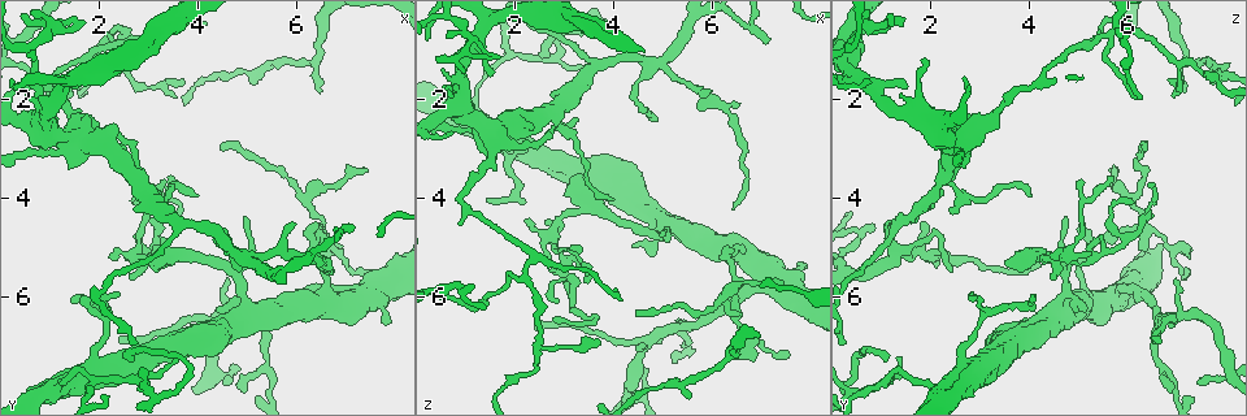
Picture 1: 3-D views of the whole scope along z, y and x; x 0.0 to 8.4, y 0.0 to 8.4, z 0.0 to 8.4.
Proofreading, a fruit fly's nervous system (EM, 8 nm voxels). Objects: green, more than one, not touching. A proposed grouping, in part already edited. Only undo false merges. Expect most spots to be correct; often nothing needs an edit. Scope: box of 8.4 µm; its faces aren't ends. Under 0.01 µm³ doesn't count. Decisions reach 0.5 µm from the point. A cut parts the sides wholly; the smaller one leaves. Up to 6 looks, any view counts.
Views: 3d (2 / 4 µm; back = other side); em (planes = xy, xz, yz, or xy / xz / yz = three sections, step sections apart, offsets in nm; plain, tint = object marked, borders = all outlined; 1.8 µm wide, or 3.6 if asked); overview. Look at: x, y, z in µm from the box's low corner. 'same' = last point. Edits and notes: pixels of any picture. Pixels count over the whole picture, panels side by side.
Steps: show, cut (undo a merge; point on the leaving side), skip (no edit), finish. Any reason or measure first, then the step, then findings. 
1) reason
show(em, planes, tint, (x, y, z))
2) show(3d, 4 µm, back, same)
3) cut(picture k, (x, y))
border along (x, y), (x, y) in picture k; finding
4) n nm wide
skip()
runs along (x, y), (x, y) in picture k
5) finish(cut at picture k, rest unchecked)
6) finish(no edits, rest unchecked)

four or more arms meet
show(em, yz, step 4, tint, (1.35, 2.70, 2.65))

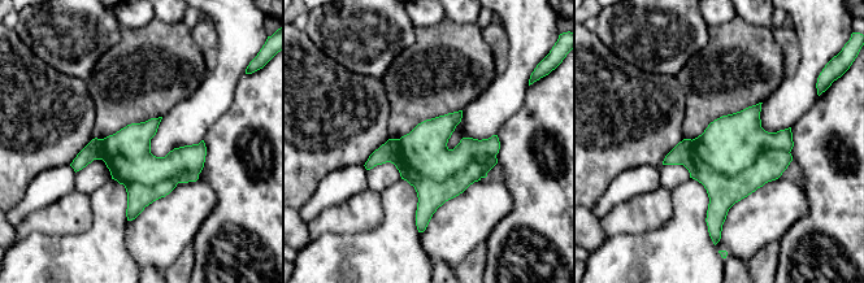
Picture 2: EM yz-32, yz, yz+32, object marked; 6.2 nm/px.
show(em, planes, borders, same)

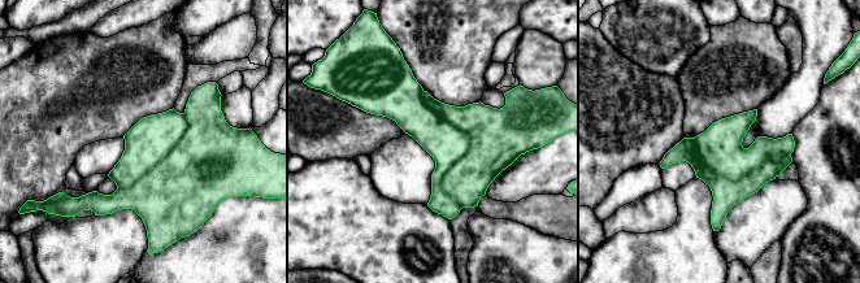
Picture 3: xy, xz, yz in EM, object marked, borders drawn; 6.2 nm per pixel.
cut(picture 3, (498, 136))
border along (422, 91), (461, 208) in picture 3; a second cell is stuck on

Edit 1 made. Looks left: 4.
redraw
show(overview)

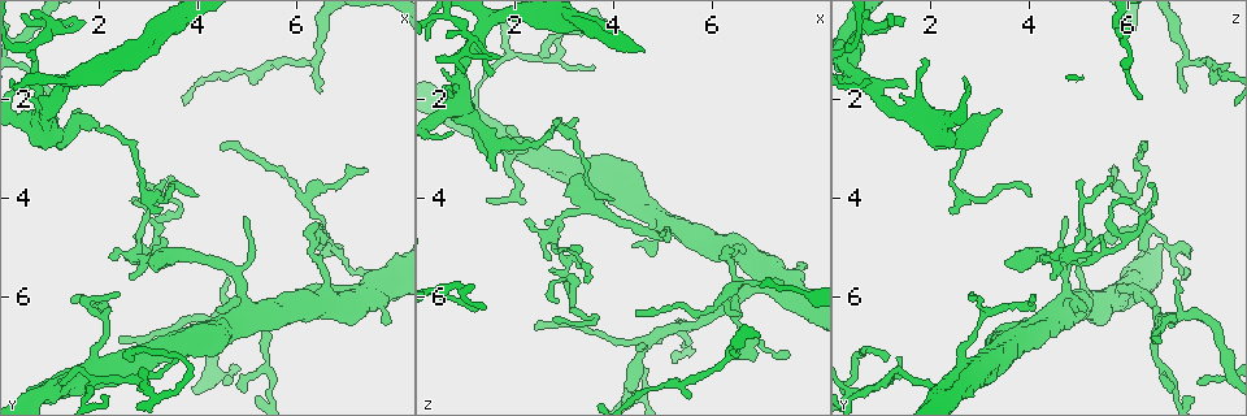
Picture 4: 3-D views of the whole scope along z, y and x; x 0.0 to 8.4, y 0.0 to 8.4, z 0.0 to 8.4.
a fork
show(em, planes, tint, (2.80, 5.25, 4.75))

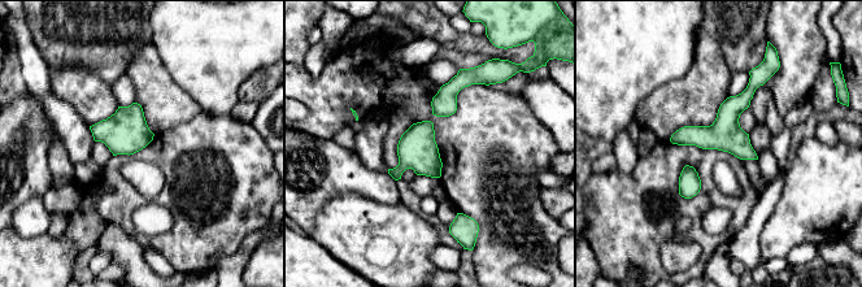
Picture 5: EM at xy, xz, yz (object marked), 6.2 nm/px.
skip()
runs along (761, 79), (709, 135), (674, 139) in picture 5; all the same cell

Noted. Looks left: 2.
finish(cut at picture 3, rest unchecked)

